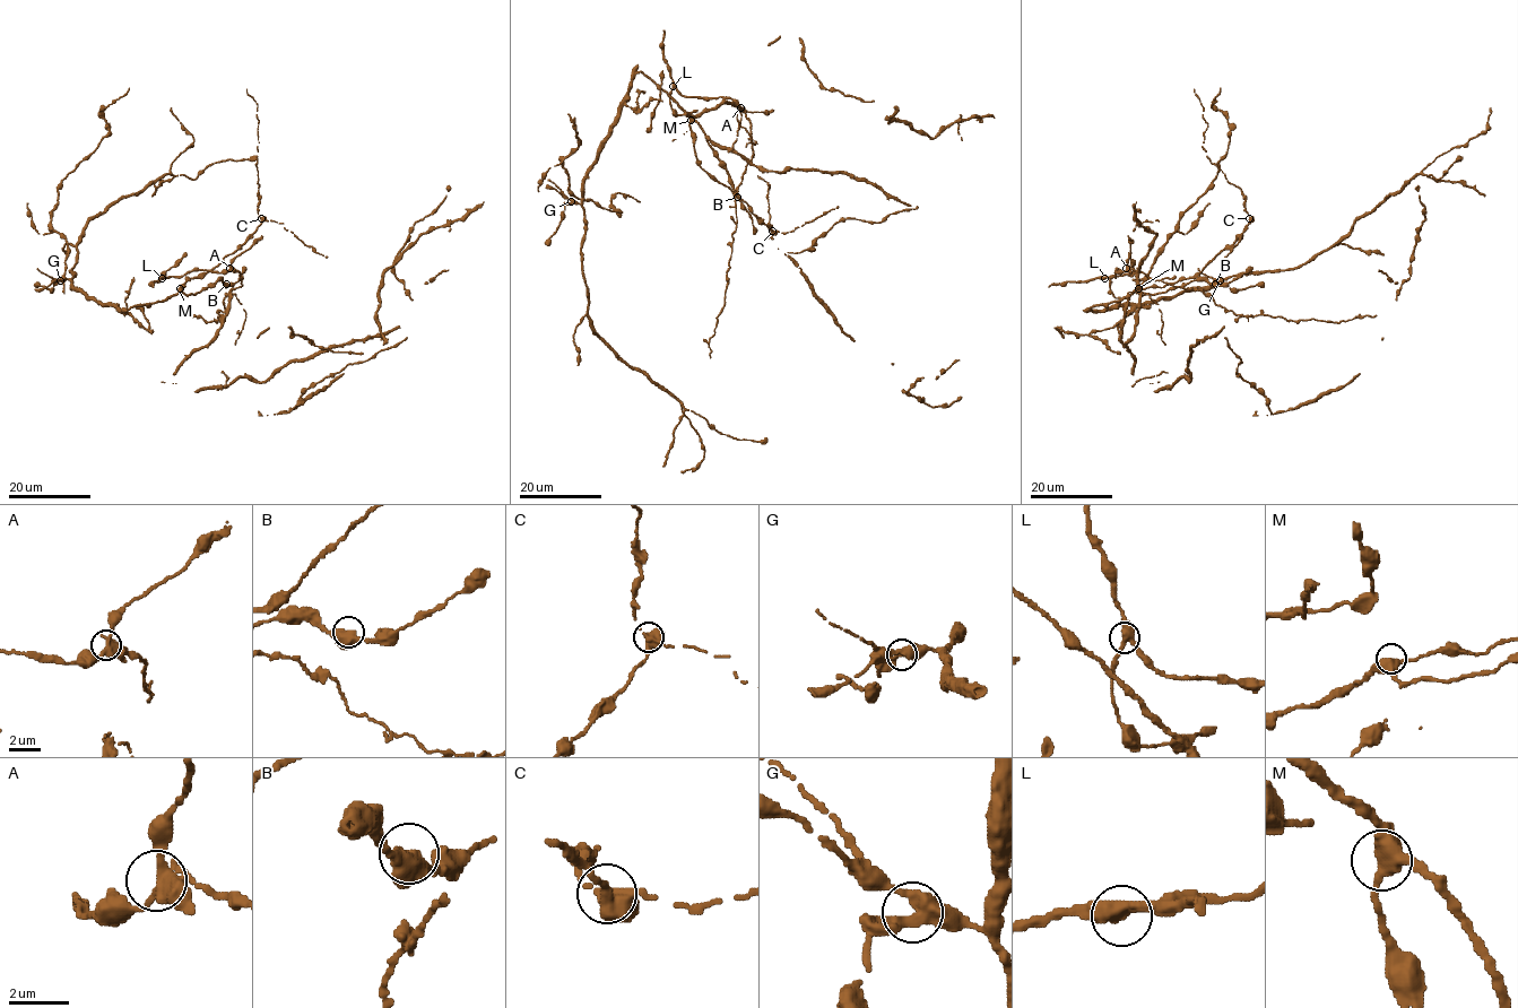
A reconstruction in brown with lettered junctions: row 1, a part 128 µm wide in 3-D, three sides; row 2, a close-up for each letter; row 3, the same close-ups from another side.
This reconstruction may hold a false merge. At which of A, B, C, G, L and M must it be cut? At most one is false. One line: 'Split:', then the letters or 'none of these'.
Split: C

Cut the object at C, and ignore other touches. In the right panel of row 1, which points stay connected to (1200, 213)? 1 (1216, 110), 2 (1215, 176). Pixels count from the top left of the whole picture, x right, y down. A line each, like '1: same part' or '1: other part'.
1: same part
2: same part

